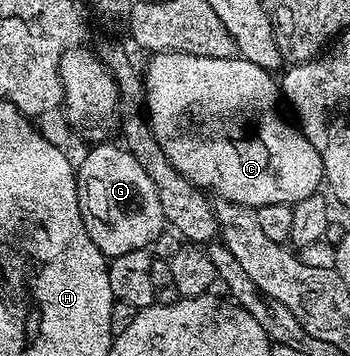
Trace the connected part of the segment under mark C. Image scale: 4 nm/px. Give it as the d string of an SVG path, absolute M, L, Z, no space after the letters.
M155 52L149 57L150 61L146 64L144 71L144 83L146 85L146 115L150 117L150 129L164 154L168 154L168 162L180 170L184 178L191 180L197 188L215 192L215 197L243 204L252 209L269 204L288 204L295 205L304 198L315 195L319 191L318 187L323 187L324 177L322 174L322 163L320 154L316 154L316 146L306 140L306 135L302 133L293 123L290 124L278 113L278 100L280 104L280 88L269 71L252 62L241 58L229 60L228 58L204 58L196 54L187 52Z

